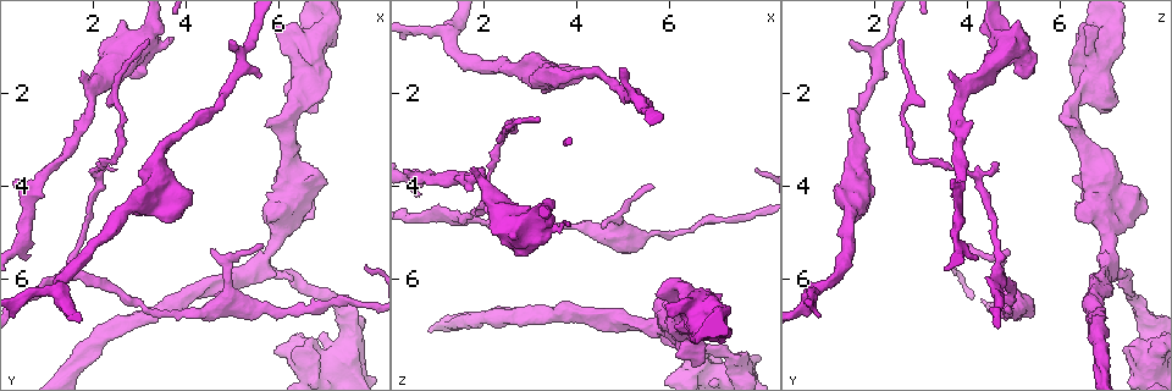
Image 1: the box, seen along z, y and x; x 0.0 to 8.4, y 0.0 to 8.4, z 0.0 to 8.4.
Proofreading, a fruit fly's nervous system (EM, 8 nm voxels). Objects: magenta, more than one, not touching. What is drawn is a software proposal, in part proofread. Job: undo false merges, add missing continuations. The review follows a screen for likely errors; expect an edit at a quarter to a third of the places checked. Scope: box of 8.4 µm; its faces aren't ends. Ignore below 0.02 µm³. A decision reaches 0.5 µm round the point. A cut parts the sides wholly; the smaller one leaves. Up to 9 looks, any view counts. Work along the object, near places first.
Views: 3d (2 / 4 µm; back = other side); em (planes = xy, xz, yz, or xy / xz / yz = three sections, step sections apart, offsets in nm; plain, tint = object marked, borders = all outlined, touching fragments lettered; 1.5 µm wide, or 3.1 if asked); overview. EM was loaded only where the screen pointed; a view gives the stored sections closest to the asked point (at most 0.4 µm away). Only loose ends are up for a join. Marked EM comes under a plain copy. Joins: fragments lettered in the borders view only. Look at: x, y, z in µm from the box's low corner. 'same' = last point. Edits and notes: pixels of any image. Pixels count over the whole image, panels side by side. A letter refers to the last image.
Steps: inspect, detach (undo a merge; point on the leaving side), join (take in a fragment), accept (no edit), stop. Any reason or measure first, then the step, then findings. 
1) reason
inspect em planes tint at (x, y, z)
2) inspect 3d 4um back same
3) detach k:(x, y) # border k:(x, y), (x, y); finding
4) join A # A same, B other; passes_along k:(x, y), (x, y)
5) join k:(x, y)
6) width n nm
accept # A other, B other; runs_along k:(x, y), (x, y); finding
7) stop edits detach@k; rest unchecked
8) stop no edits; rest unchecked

three-way junction
inspect em planes tint at (1.55, 5.80, 4.70)

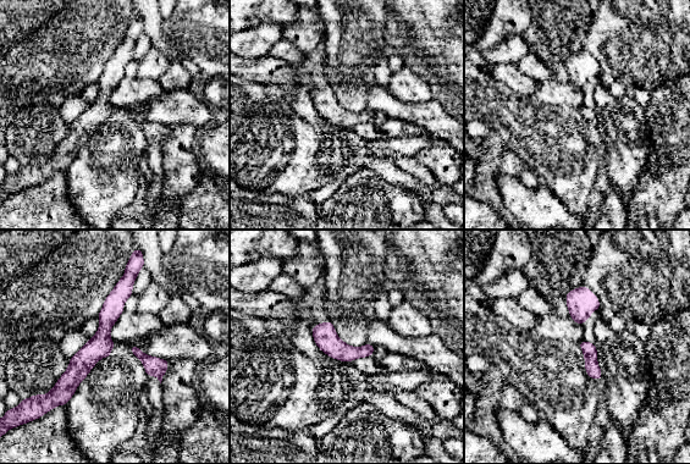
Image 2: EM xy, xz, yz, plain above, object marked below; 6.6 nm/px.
inspect em planes borders same

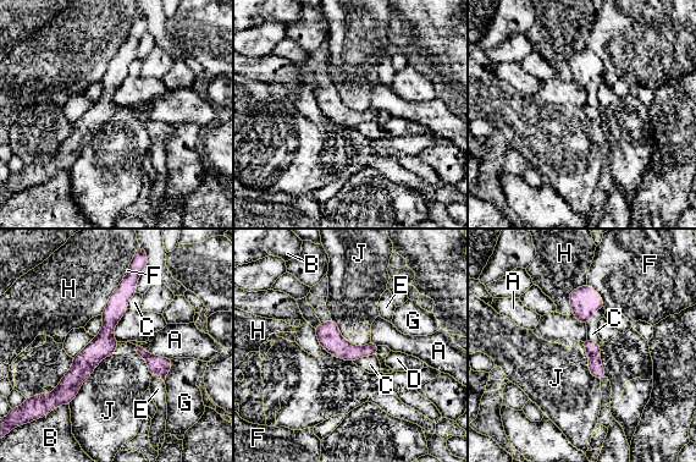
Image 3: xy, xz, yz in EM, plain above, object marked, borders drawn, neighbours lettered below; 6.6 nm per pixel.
longest_contact J 460 nm
accept # A other, B other, C other, D other, E other, F other, G other, H other, J other; all the same neuron

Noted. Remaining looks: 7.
a narrow waist
inspect em yz step 8 tint at (2.95, 6.75, 6.85)

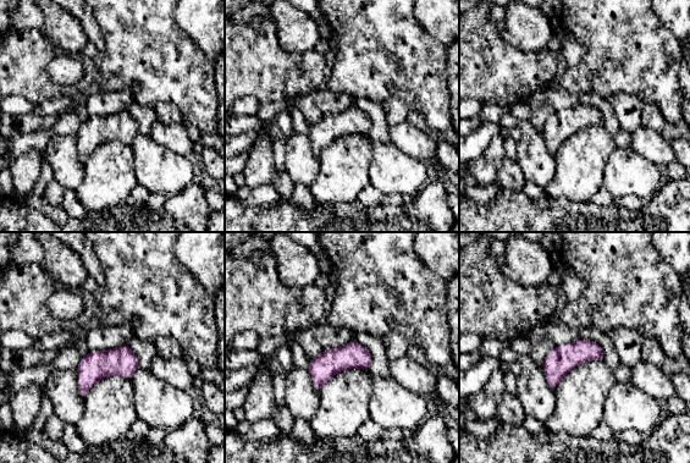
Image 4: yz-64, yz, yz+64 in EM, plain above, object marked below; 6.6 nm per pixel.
inspect em planes borders same

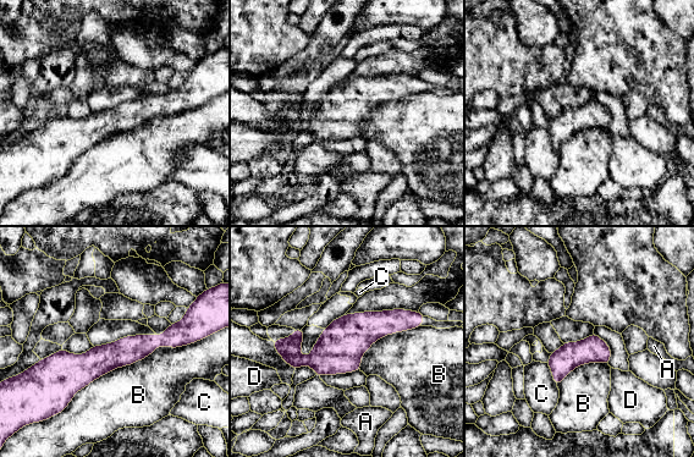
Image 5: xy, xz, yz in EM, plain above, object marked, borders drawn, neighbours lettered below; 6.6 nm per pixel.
width 180 nm
accept # A other, B other, C other, D other; border 5:(196, 341), (114, 368), (62, 409); continuous, no second neuron

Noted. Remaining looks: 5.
sudden change in width
inspect em planes tint at (2.65, 4.55, 1.45)

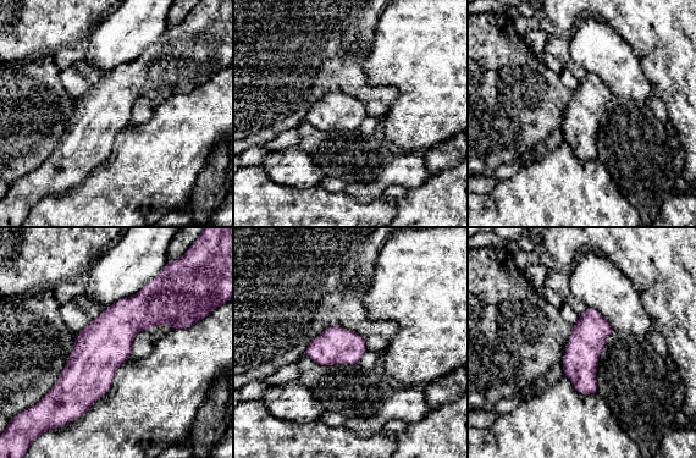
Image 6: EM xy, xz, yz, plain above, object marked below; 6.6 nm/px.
inspect em planes borders same

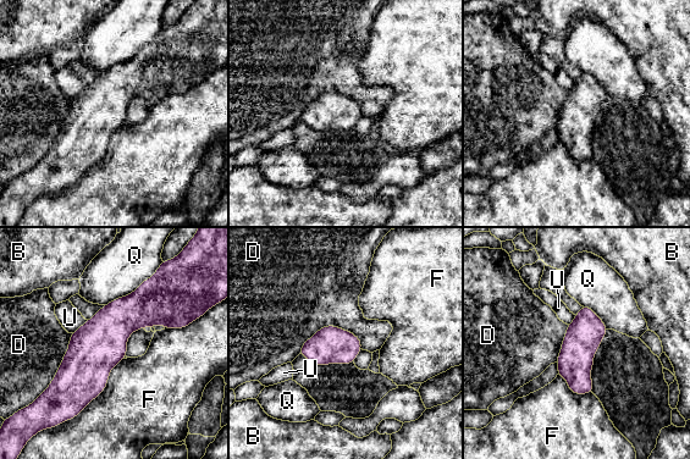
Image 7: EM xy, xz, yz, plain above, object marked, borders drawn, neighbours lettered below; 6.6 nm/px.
accept # B other, D other, F other, Q other, U other; runs_along 7:(188, 319), (127, 315), (60, 372); all the same neuron

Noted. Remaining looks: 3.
branch stops here
inspect 3d 4um at (3.00, 1.65, 5.20)

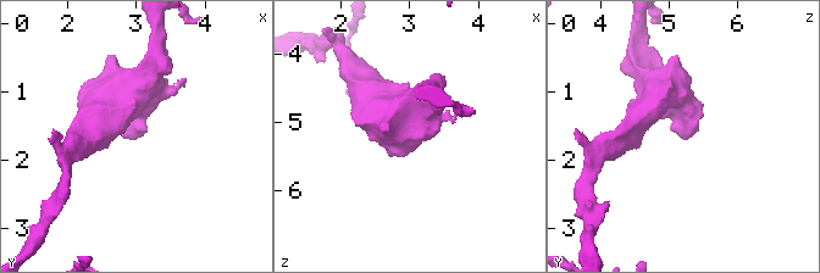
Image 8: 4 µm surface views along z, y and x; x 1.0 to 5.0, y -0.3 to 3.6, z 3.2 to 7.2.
now the EM
inspect em yz step 8 tint at (3.00, 1.65, 5.20)

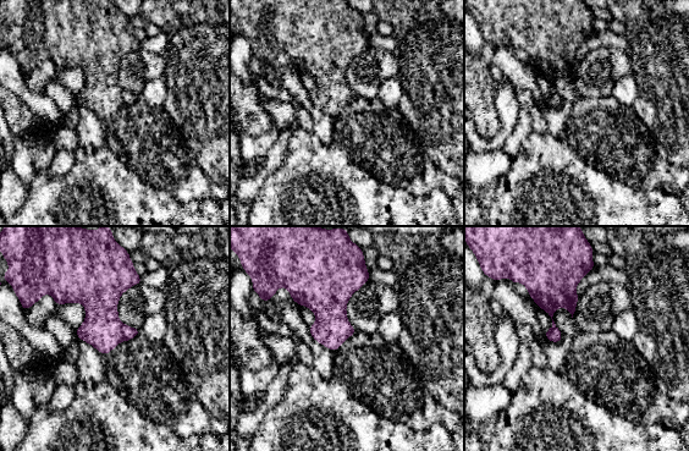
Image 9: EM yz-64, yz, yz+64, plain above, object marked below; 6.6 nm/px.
inspect em planes borders same

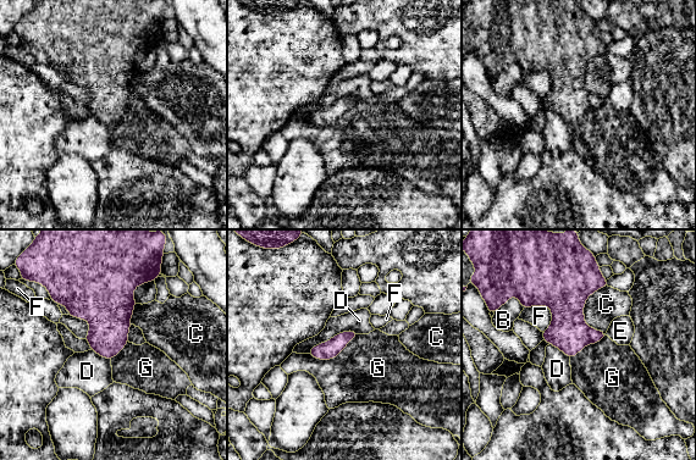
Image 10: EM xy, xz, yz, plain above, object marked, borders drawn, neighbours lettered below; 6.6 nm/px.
longest_contact D 360 nm
accept # B other, C other, D other, E other, F other, G other; no lettered fragment goes on from it

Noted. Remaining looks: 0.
stop no edits; rest unchecked

